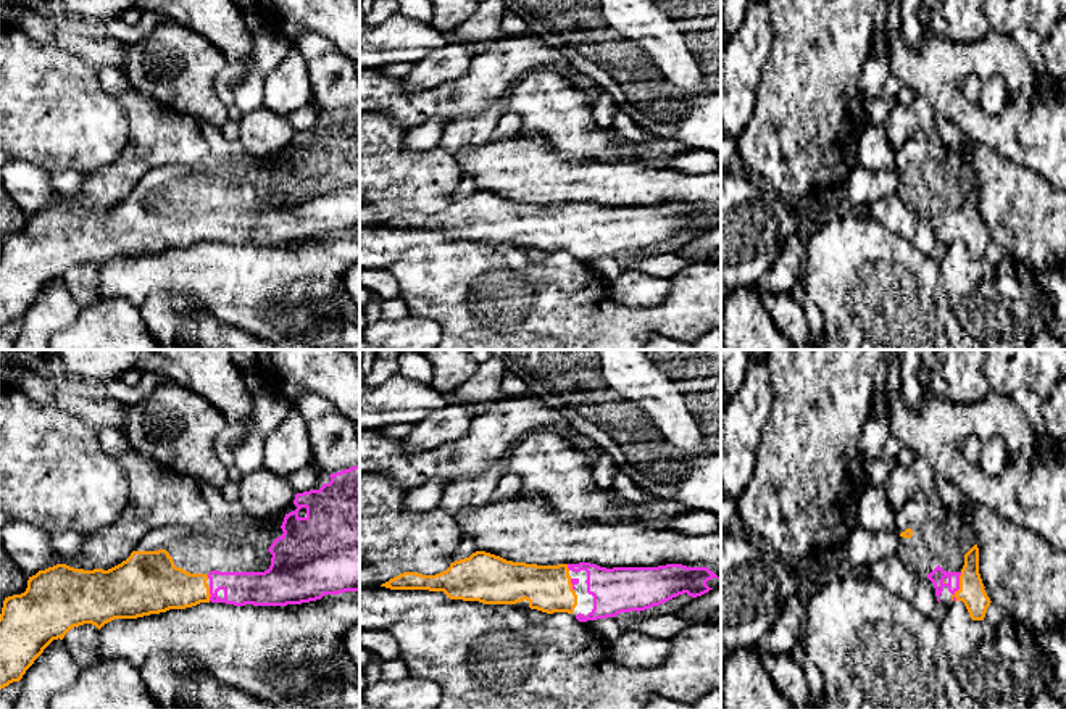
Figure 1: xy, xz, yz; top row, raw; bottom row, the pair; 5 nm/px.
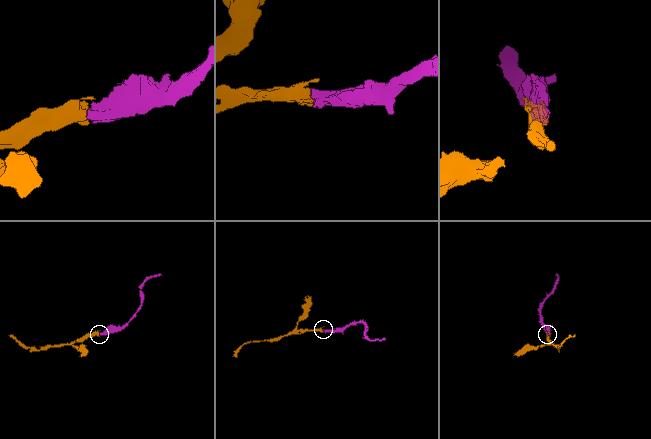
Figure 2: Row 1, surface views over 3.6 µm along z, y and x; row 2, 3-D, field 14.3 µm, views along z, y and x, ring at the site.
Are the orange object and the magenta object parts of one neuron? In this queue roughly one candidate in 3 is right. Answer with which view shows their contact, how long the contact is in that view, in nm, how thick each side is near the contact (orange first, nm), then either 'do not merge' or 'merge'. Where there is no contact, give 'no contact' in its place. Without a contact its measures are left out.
contact in yz; length 150 nm; calibres 130 and 80 nm; merge

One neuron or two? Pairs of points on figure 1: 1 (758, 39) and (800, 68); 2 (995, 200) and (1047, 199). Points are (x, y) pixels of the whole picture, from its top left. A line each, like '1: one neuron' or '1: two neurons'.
1: two neurons
2: one neuron

